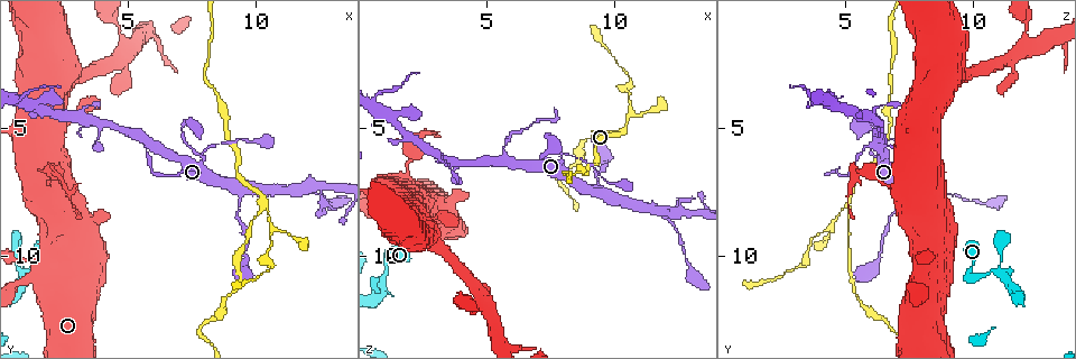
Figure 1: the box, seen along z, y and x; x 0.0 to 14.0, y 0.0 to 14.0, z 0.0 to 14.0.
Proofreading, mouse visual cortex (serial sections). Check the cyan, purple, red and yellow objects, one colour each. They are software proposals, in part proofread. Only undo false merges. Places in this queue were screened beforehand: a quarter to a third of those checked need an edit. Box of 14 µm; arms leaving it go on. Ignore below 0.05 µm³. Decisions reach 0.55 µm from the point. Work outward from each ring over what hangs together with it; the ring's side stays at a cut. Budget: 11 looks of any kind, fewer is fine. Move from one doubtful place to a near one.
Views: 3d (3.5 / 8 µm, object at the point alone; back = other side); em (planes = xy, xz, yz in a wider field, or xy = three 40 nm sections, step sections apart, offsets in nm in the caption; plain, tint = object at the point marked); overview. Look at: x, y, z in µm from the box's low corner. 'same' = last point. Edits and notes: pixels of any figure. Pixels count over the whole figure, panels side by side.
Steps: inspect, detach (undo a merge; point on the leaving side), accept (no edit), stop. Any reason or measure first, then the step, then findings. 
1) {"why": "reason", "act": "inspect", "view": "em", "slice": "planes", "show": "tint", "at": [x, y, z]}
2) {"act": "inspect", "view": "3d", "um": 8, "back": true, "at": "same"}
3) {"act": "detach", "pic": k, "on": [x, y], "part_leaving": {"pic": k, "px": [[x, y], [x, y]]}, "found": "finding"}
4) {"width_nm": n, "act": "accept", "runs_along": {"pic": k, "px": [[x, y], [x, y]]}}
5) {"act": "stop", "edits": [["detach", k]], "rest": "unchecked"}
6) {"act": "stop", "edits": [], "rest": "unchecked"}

{"why": "calibre changes", "act": "inspect", "view": "3d", "um": 3.5, "at": [5.8, 6.0, 5.6]}

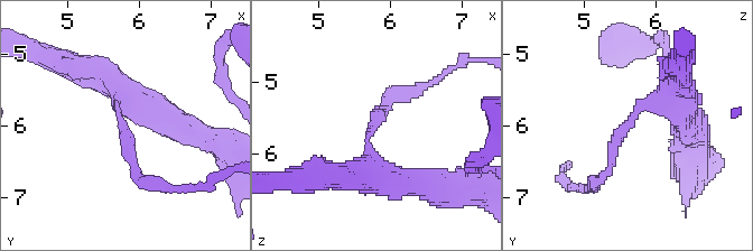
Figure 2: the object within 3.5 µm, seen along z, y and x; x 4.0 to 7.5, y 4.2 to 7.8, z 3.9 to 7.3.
{"arm_widths_nm": [100, 300], "why": "now the EM", "act": "inspect", "view": "em", "slice": "xy", "step": 1, "show": "tint", "at": [5.75, 6.00, 5.65]}

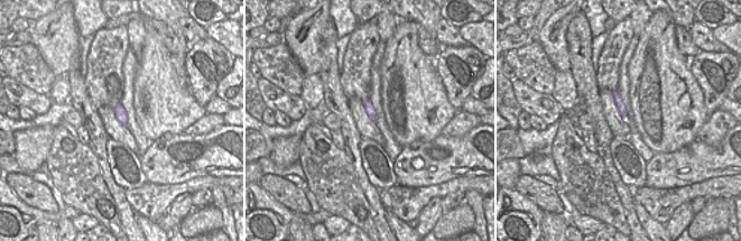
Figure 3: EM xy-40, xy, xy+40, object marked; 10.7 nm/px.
{"act": "accept", "runs_along": {"pic": 3, "px": [[616, 92], [622, 114]]}, "found": "continuous, no second cell"}

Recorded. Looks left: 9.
{"act": "inspect", "view": "3d", "um": 3.5, "at": [9.3, 7.3, 7.4]}

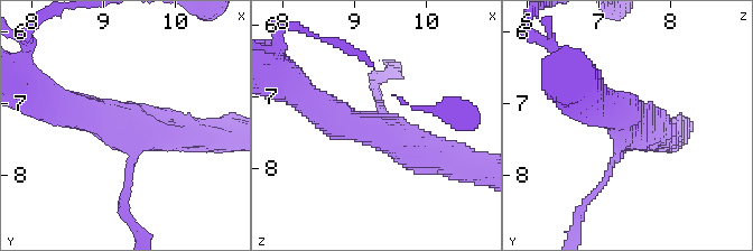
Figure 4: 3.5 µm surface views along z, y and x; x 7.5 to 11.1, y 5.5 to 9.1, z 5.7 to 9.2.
{"act": "inspect", "view": "em", "slice": "xy", "step": 1, "show": "tint", "at": [9.40, 7.35, 7.50]}

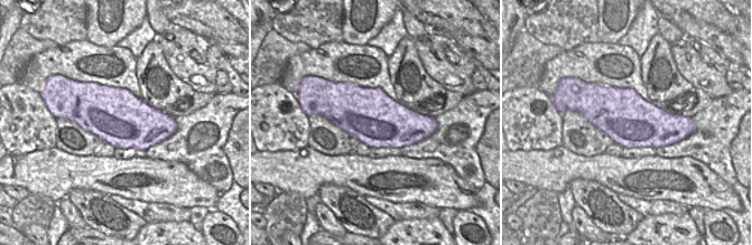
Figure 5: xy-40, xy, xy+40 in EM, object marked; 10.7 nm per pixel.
{"arms": 3, "act": "accept", "runs_along": {"pic": 4, "px": [[321, 107], [344, 123], [451, 161]]}, "found": "one cell here"}

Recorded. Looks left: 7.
{"why": "three-way junction", "act": "inspect", "view": "3d", "um": 3.5, "at": [11.9, 7.5, 8.2]}

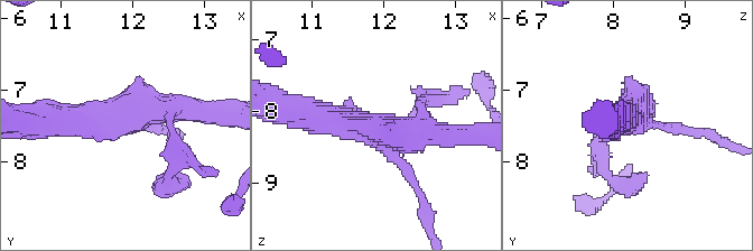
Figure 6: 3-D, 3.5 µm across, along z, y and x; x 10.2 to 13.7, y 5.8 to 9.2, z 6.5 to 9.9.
{"act": "inspect", "view": "em", "slice": "xy", "step": 2, "show": "tint", "at": [11.90, 7.45, 8.25]}

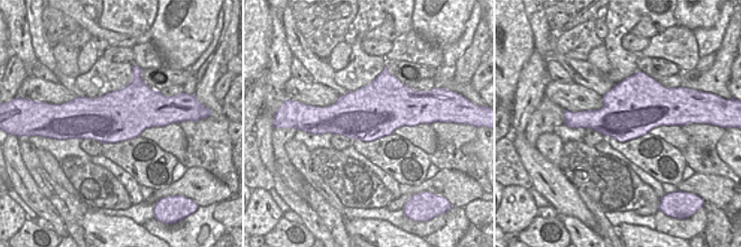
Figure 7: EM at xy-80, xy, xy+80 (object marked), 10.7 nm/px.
{"arms": 3, "arm_widths_nm": [150, 350, 400], "act": "accept", "runs_along": {"pic": 6, "px": [[303, 115], [409, 135], [451, 135]]}, "found": "continuous, no second cell"}

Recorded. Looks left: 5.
{"why": "three-way junction", "act": "inspect", "view": "3d", "um": 8, "at": [10.3, 8.0, 5.1]}

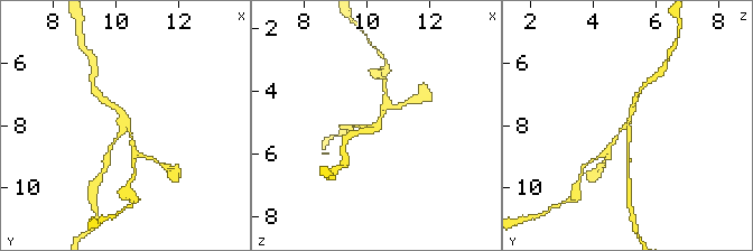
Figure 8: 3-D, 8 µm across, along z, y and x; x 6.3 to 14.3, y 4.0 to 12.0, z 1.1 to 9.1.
{"act": "inspect", "view": "em", "slice": "xy", "step": 5, "show": "tint", "at": [10.3, 8.0, 5.2]}

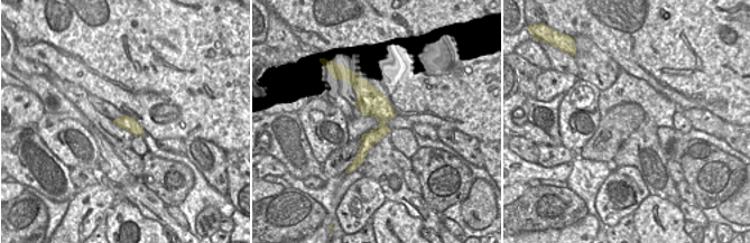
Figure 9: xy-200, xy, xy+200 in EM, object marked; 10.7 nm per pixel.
{"arms": 3, "act": "accept", "runs_along": {"pic": 9, "px": [[359, 80], [382, 128], [353, 166]]}, "found": "one cell here"}

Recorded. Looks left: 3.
{"act": "stop", "edits": [], "rest": "unchecked"}

